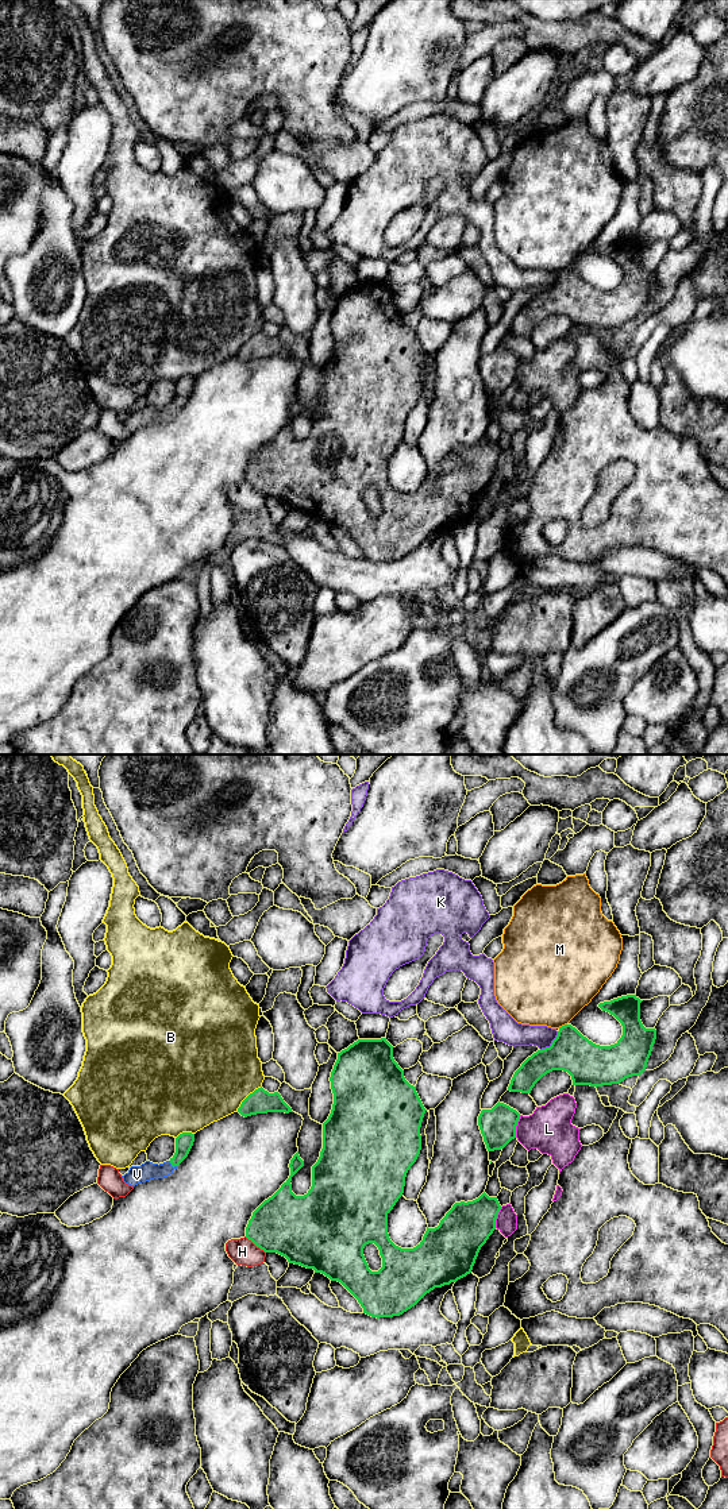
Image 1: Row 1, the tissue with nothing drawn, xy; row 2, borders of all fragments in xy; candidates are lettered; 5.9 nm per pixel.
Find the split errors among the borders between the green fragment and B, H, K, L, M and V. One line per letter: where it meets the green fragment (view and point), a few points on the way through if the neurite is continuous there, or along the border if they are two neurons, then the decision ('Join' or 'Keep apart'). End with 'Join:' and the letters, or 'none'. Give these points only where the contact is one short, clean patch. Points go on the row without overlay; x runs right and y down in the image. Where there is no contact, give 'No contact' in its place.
B: Touches green at xy (247, 340). Keep apart
H: Touches green at xy (255, 489). Keep apart
K: Touches green at xy (551, 288). Keep apart
L: Touches green at xy (516, 369). Keep apart
M: Touches green at xy (562, 270). Keep apart
V: Touches green at xy (172, 409). Path across: xy (184, 386), (180, 400), (172, 409), (137, 419). Join
Join: V

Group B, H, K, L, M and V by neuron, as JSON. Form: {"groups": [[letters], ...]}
{"groups": [["B"], ["H"], ["K"], ["L"], ["M"], ["V"]]}

